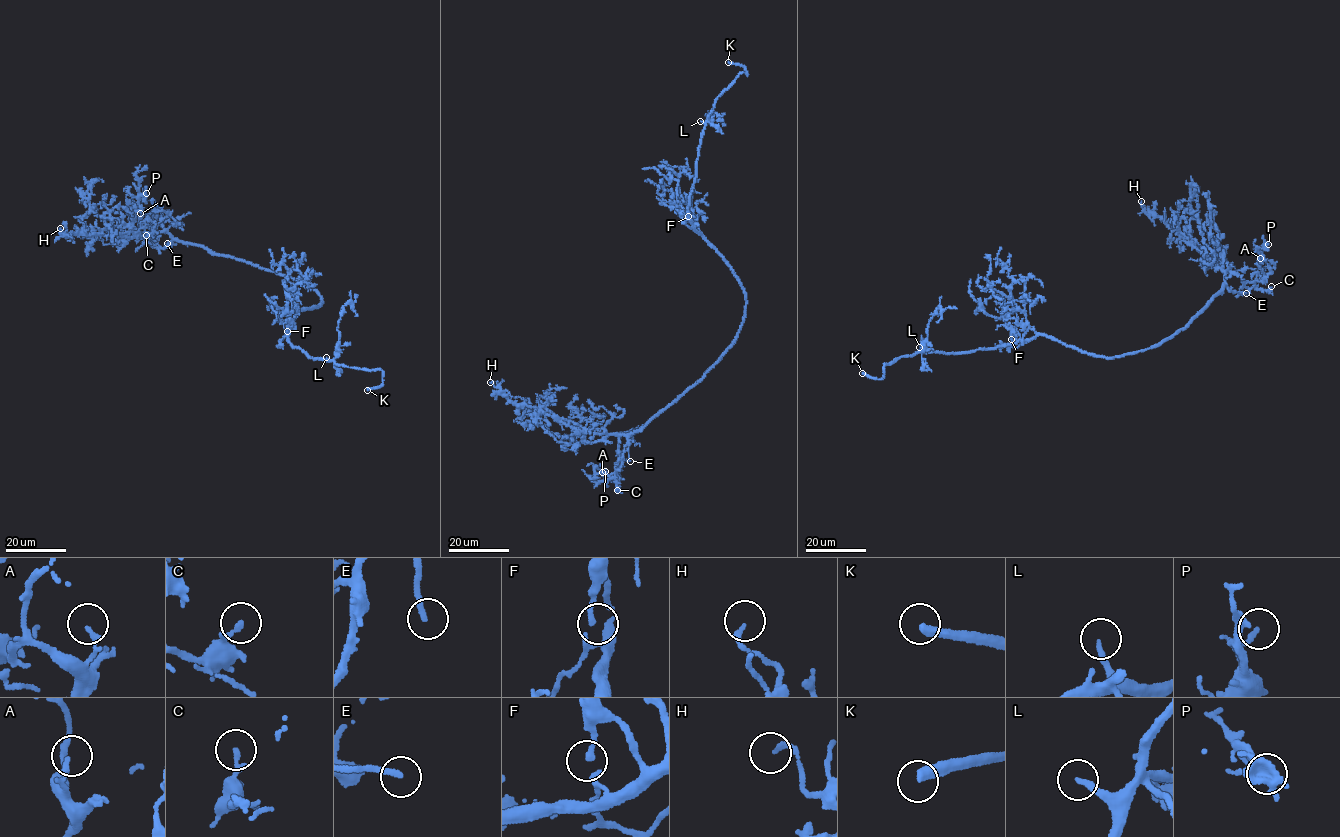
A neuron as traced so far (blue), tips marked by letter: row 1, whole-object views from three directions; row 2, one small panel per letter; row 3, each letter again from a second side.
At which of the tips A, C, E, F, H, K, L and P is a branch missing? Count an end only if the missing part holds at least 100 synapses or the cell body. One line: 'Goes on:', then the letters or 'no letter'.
Goes on: E, K, L

